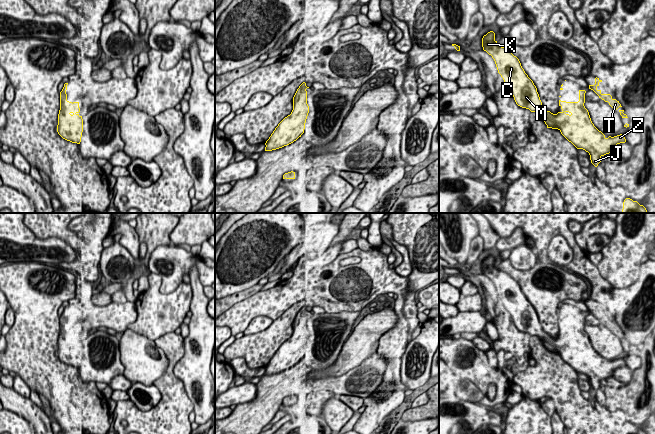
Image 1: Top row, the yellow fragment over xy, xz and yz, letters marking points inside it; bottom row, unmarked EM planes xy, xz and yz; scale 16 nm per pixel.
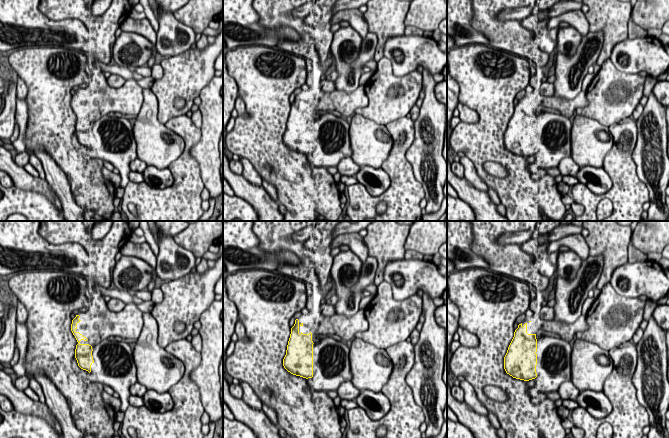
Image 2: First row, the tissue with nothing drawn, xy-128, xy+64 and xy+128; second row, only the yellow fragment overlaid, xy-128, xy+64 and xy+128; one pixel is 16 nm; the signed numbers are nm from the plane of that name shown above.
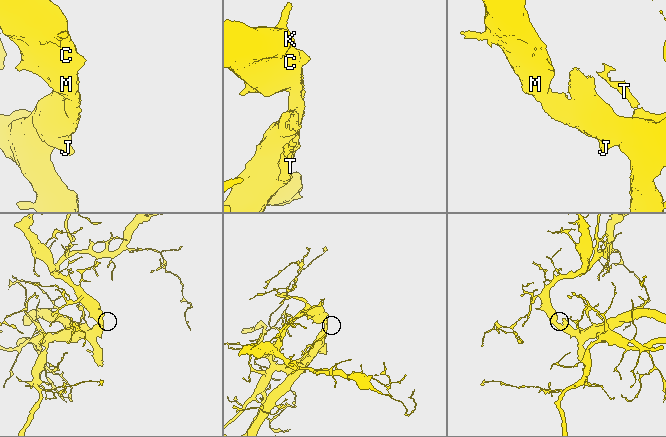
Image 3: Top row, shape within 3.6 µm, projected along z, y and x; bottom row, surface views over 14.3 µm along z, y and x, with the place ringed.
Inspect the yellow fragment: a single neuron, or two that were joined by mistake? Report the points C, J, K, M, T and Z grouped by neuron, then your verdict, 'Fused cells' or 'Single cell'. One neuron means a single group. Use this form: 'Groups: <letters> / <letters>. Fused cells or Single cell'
Groups: C J K M T Z. Single cell

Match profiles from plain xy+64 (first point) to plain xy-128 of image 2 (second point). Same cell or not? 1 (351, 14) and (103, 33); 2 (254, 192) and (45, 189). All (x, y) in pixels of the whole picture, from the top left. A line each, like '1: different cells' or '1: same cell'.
1: different cells
2: same cell

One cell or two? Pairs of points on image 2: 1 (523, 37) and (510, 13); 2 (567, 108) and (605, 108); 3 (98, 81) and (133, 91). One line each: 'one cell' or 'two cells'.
1: two cells
2: two cells
3: one cell

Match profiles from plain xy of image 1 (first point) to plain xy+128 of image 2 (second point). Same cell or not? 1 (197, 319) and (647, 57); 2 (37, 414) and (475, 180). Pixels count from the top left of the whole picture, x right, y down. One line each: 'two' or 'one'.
1: two
2: two

